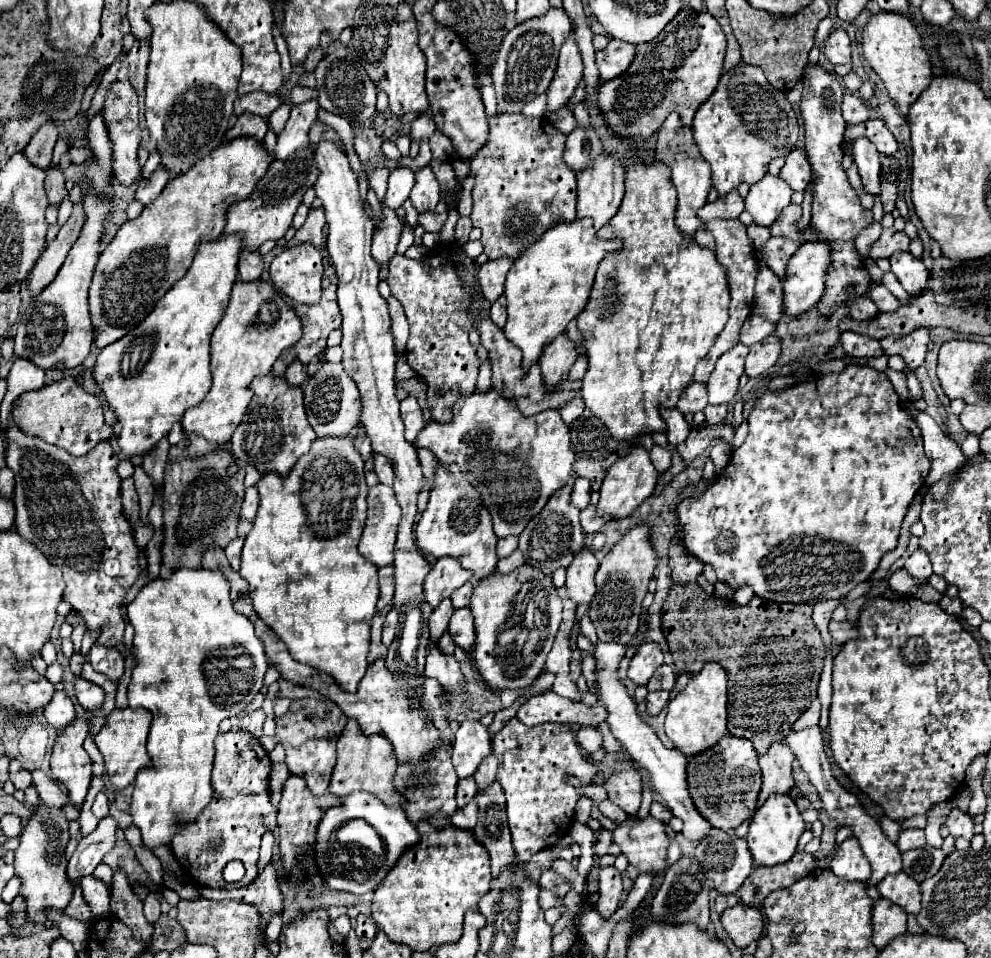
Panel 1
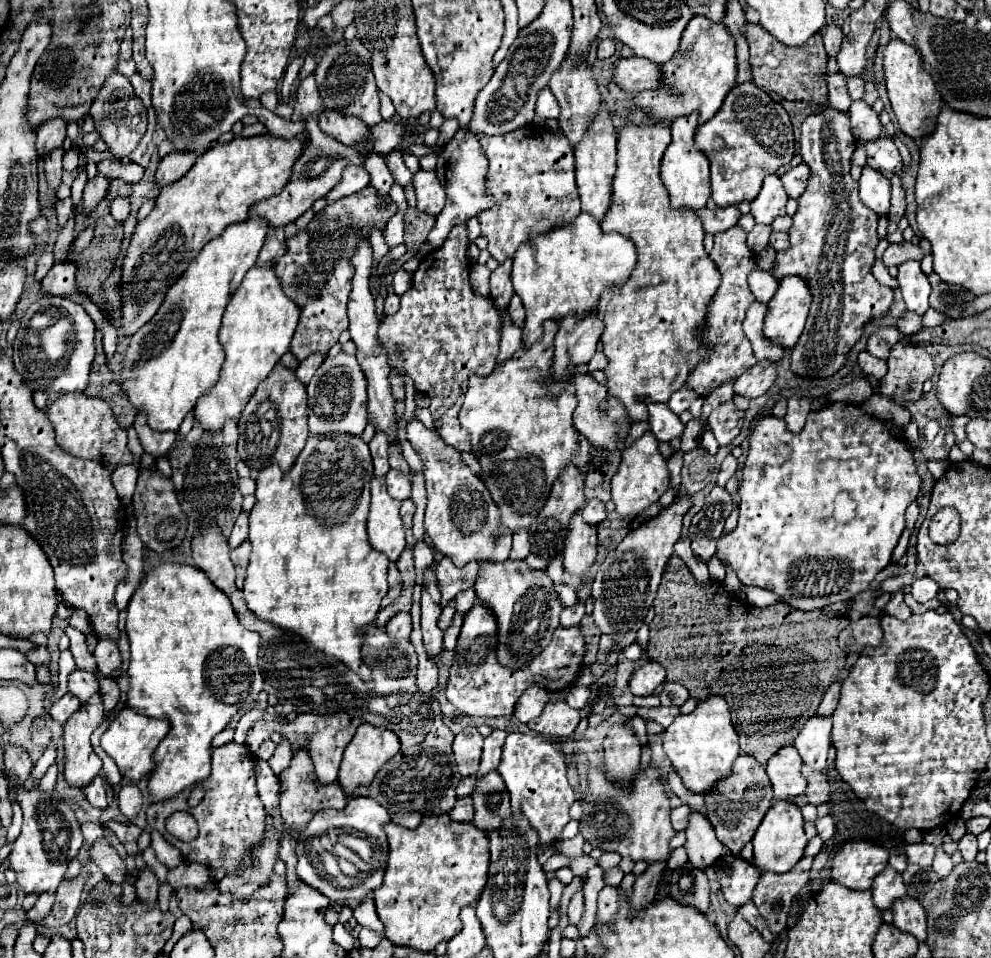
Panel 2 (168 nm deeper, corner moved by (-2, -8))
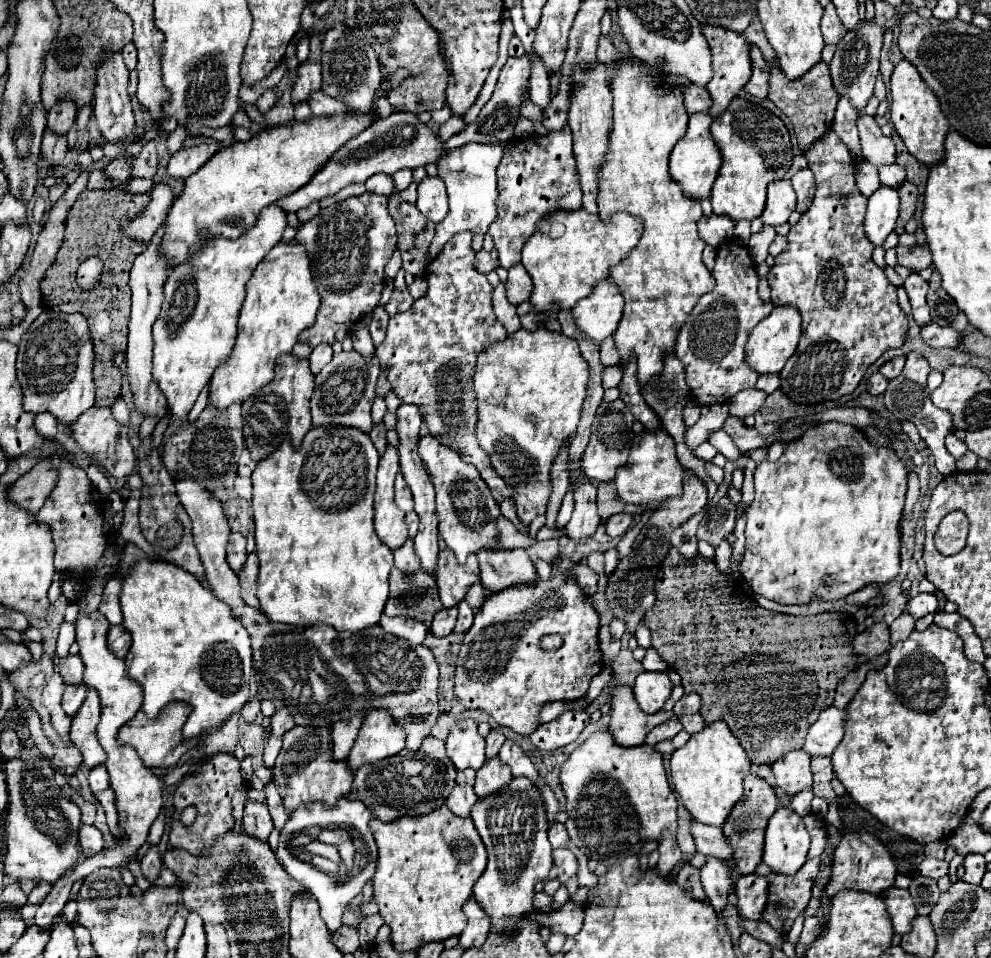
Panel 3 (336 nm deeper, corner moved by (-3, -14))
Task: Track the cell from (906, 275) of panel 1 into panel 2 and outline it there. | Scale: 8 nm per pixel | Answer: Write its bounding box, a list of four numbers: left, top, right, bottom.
[897,262,931,314]

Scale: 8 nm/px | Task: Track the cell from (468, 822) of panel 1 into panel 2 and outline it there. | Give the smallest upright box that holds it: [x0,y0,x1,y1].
[449,796,473,822]

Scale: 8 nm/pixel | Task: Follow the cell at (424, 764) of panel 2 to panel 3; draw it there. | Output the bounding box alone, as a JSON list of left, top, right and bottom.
[348,736,458,822]

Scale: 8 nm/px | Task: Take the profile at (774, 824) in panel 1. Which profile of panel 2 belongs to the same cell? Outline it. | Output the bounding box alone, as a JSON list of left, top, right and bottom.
[753,800,807,872]

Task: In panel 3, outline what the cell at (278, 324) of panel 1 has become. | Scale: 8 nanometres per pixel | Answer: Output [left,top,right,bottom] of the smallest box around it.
[210,240,320,410]

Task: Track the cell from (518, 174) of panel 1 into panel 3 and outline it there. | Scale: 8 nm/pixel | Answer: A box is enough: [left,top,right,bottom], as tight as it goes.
[490,128,582,268]

